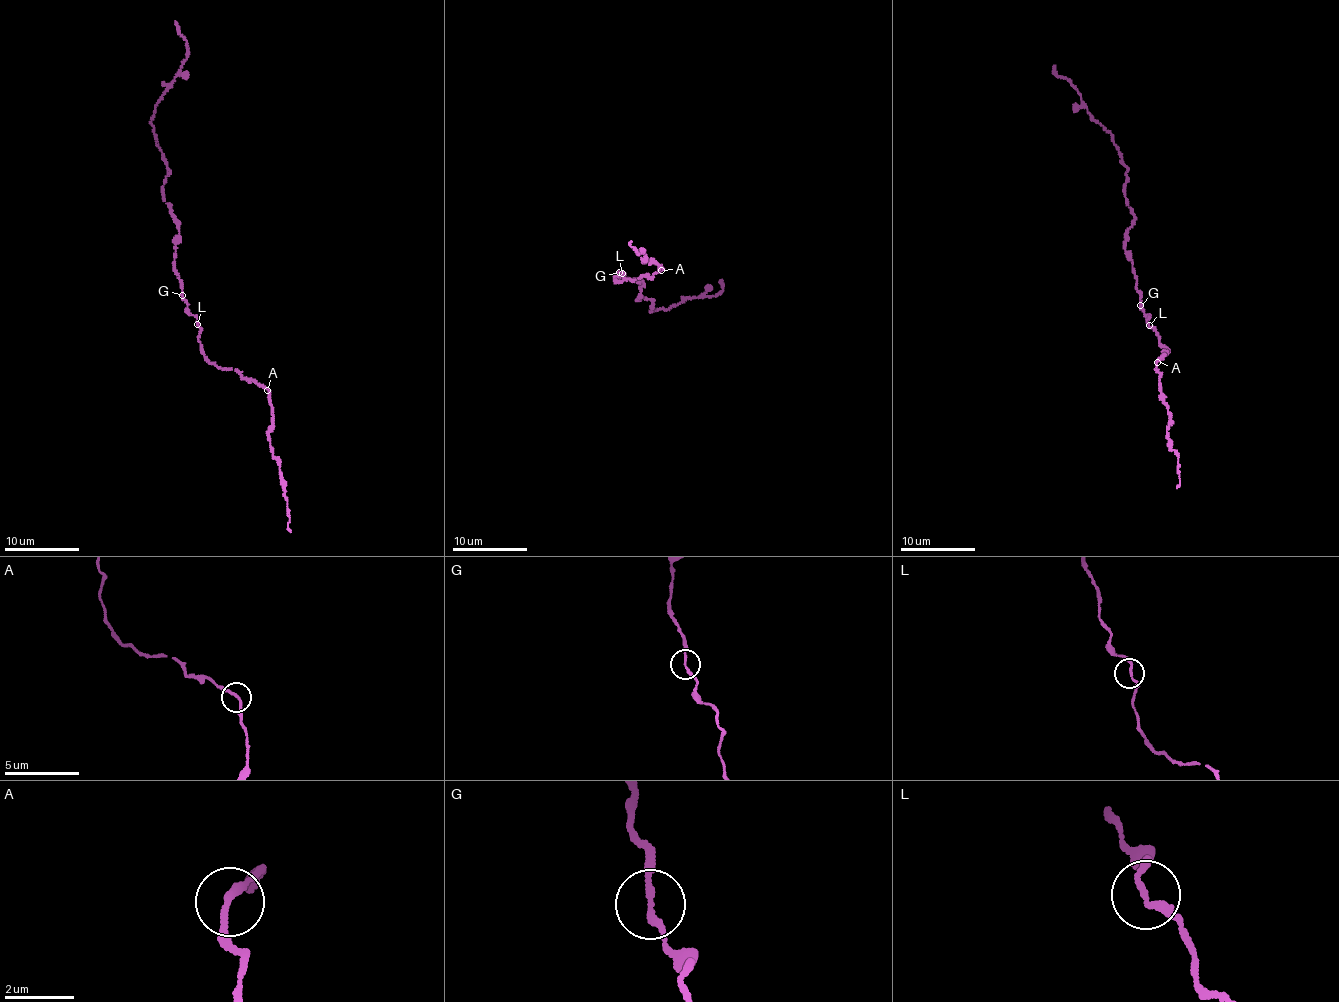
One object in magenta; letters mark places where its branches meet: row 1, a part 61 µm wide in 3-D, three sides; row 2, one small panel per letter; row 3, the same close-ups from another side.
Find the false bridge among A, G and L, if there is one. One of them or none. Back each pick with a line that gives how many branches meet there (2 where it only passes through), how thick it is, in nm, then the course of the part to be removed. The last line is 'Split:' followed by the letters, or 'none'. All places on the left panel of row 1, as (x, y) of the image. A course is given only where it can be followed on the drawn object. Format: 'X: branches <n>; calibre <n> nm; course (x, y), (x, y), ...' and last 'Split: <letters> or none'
Split: none

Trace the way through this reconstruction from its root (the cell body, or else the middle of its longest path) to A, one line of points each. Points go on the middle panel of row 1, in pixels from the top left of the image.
A: (621, 275), (618, 272), (622, 276), (624, 272), (613, 279), (618, 283), (643, 275), (652, 277), (661, 270)

